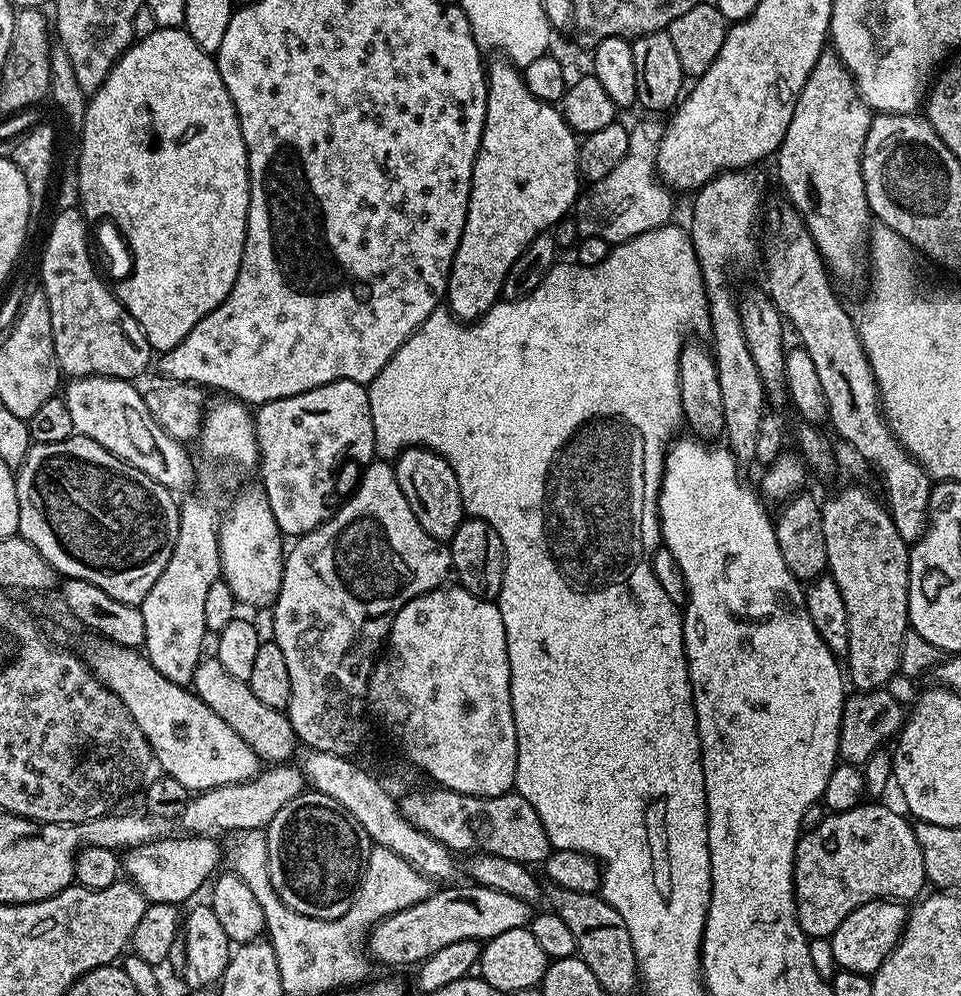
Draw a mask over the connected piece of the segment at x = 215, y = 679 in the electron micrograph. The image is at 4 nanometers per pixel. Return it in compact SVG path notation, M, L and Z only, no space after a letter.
M206 656L201 659L195 668L191 687L196 696L204 701L206 706L210 706L254 750L261 761L268 764L284 764L292 760L290 758L298 747L298 741L287 715L281 709L268 707L255 698L247 681L227 674L216 657Z

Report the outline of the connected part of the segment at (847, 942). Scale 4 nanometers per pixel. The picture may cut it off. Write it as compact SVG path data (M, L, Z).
M875 900L859 904L834 930L831 936L833 954L837 969L874 974L882 966L884 959L896 948L896 943L904 933L909 909L894 900Z

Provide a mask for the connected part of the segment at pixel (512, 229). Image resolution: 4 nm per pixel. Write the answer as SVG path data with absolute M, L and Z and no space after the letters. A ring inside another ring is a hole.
M496 58L486 68L488 101L486 118L480 139L480 149L472 167L472 189L468 199L466 226L454 254L448 275L446 307L457 320L475 322L501 299L506 274L518 262L518 254L542 232L555 229L556 223L573 211L582 191L582 177L578 166L580 146L577 133L564 121L557 105L534 98L526 86L521 69L504 58Z

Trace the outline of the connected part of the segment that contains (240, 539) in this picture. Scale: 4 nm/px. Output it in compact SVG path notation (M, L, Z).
M256 486L253 492L248 492L232 508L232 513L225 515L220 522L220 571L222 579L228 583L234 592L234 598L241 605L249 604L252 608L271 609L276 603L276 595L282 586L284 573L284 557L286 555L286 540L280 531L278 522L274 522L274 514L268 505L268 499L263 487Z

